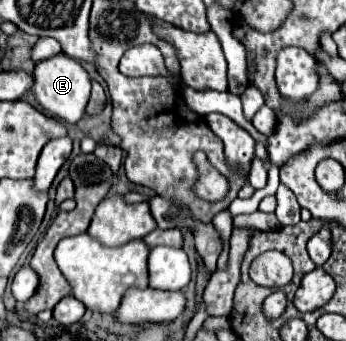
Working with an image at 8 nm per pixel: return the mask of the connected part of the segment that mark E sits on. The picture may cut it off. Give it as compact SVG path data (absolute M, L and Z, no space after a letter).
M59 53L59 55L35 65L31 95L41 105L41 111L45 115L63 119L65 123L77 123L85 115L89 93L91 93L91 79L89 79L87 71L83 69L83 65L79 61L65 57L65 53Z

